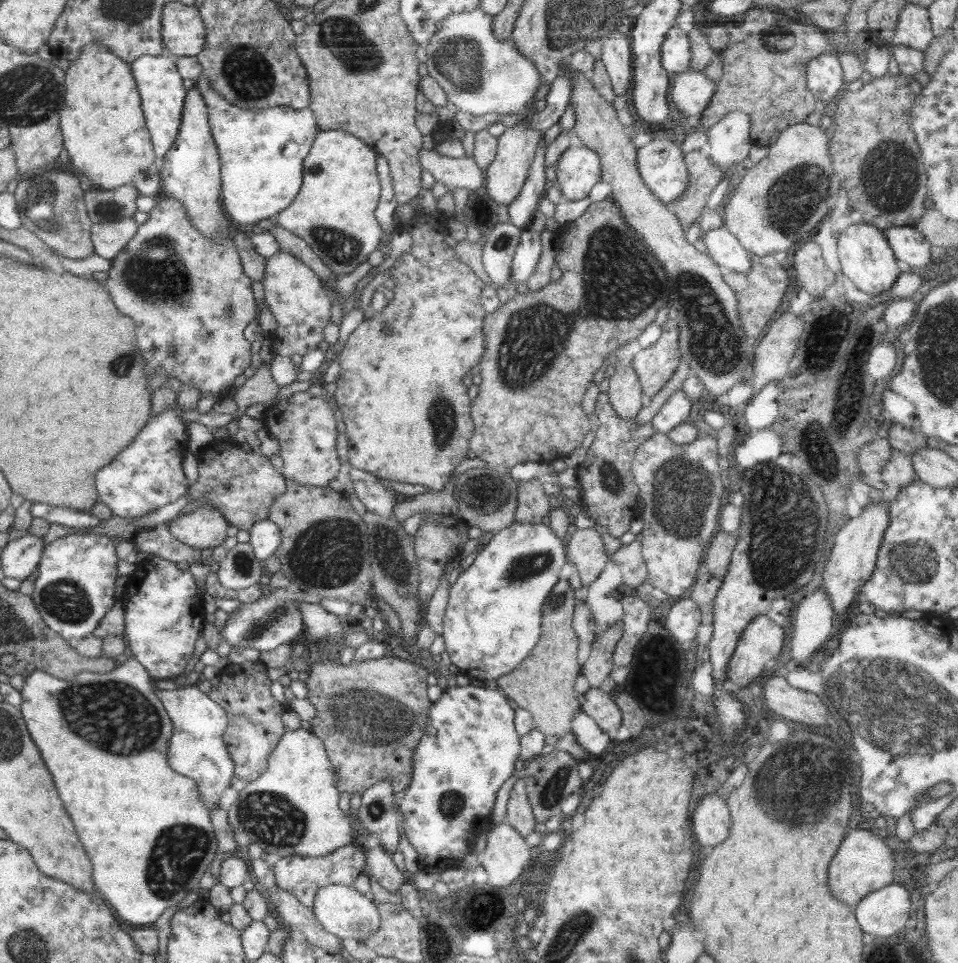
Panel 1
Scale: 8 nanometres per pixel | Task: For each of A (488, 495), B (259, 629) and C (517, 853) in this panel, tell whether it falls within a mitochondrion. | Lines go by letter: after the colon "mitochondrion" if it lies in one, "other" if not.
A: mitochondrion
B: mitochondrion
C: other

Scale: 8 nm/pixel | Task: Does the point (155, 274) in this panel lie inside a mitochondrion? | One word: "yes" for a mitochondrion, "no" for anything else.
yes

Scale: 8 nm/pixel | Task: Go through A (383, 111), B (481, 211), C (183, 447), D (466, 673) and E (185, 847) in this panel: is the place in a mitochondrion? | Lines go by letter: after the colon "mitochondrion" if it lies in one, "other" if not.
A: other
B: other
C: other
D: other
E: mitochondrion

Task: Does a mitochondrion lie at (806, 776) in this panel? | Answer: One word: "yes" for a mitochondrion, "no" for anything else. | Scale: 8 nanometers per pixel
yes

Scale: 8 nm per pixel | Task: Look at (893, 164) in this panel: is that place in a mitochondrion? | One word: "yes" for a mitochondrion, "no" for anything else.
yes

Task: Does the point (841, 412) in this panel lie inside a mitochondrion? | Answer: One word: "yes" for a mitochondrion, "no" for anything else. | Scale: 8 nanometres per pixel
yes

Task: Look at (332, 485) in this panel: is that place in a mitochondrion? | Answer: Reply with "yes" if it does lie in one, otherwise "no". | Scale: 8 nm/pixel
no

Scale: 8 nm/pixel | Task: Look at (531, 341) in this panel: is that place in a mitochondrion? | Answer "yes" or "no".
yes

